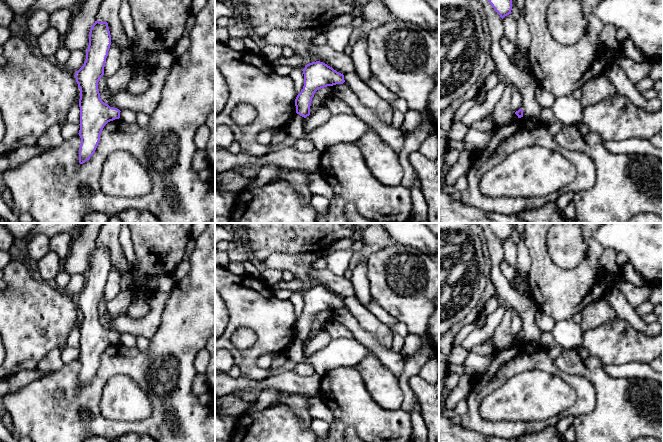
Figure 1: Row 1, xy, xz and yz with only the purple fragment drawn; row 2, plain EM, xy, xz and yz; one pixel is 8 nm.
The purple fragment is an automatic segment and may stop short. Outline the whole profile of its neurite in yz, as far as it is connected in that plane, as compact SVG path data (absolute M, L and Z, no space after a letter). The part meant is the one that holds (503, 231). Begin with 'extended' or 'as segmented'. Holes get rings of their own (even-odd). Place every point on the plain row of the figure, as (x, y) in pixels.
as segmented | M488 223L488 225L502 243L511 238L512 223Z

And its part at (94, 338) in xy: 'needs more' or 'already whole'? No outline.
already whole

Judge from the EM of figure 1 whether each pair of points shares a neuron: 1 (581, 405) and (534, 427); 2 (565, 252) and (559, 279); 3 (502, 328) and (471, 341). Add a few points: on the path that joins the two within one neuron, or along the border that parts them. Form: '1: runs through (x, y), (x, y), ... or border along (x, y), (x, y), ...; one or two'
1: runs through (569, 411), (546, 423); one
2: border along (547, 249), (562, 267), (575, 267), (584, 258); two
3: border along (505, 312), (490, 339); two

